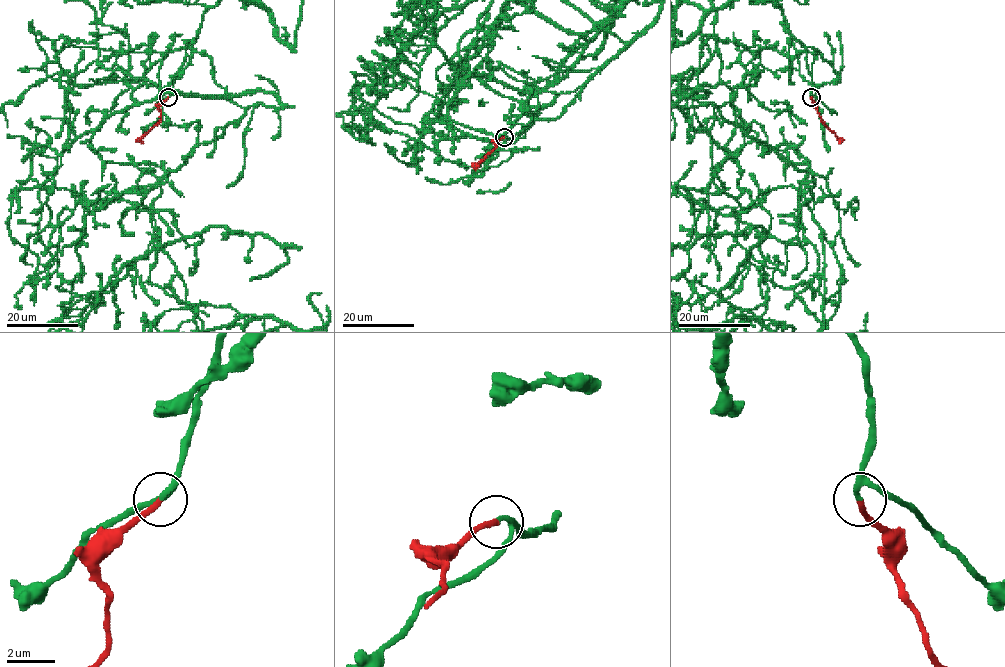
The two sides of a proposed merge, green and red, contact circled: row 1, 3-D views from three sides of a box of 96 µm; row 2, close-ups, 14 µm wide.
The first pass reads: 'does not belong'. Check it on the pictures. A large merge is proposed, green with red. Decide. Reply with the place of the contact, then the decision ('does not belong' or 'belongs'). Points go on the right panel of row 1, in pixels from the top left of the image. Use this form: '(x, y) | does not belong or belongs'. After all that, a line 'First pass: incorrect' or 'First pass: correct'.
(811, 97) | belongs
First pass: incorrect

